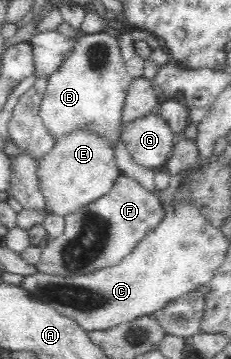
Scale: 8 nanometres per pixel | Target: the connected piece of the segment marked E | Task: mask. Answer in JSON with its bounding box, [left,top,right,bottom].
[38,130,120,218]

